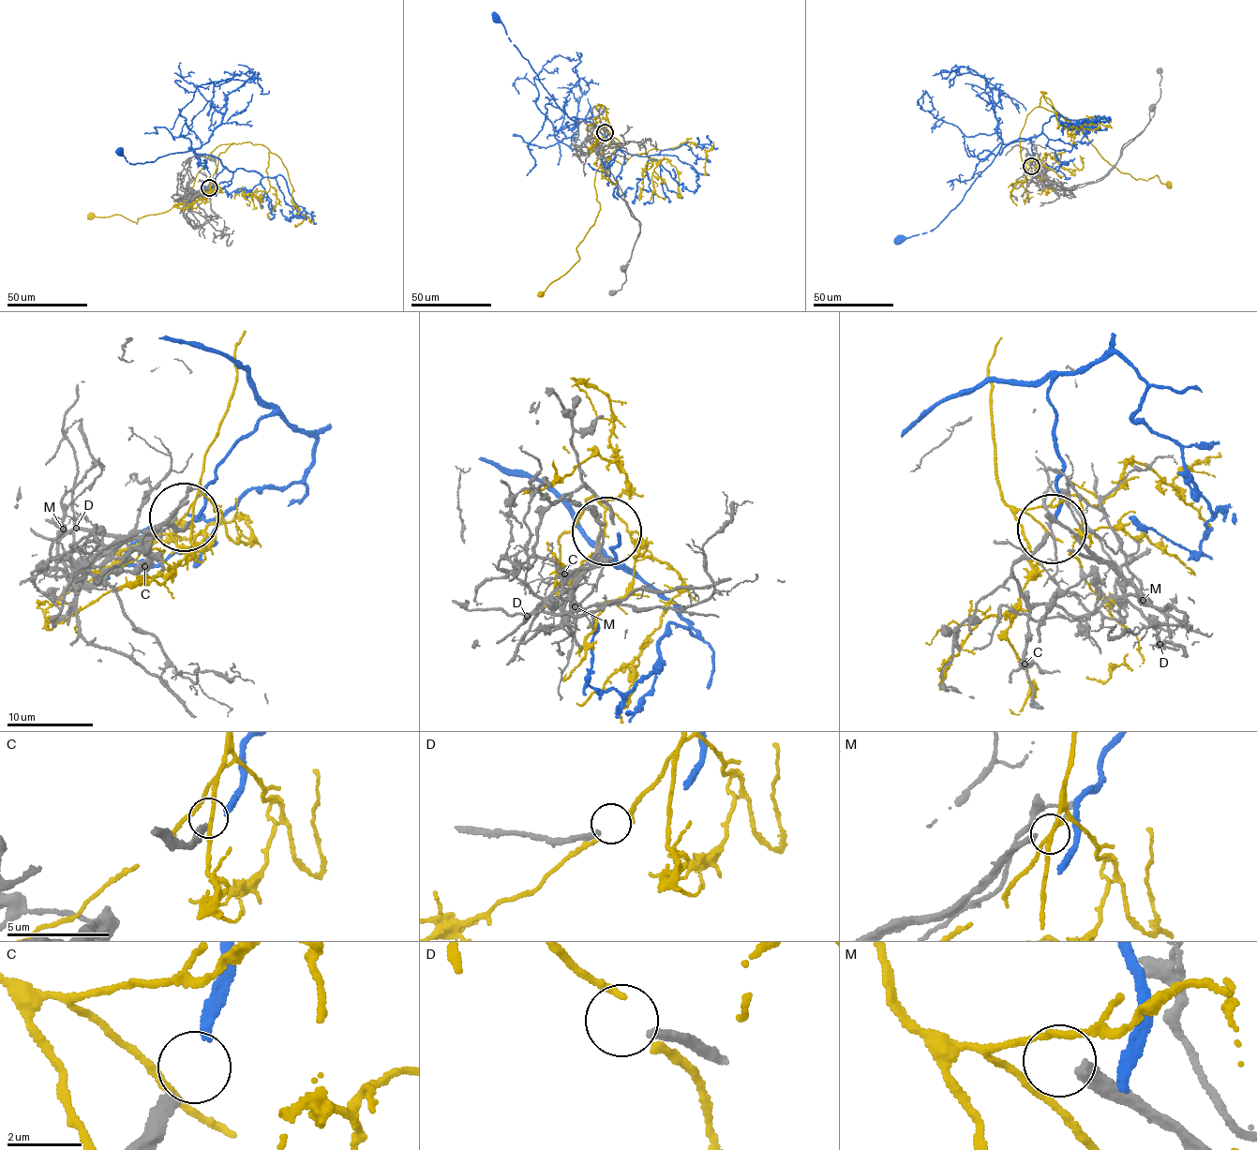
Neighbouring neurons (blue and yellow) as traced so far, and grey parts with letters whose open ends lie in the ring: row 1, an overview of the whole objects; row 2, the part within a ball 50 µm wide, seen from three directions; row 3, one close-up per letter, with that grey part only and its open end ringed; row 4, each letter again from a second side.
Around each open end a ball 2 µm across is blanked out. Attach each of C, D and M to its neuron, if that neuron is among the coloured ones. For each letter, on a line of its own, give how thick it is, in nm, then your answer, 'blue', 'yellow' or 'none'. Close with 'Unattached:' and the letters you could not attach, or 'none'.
C: 300 nm thick; blue
D: 280 nm thick; none
M: 340 nm thick; none
Unattached: D, M

